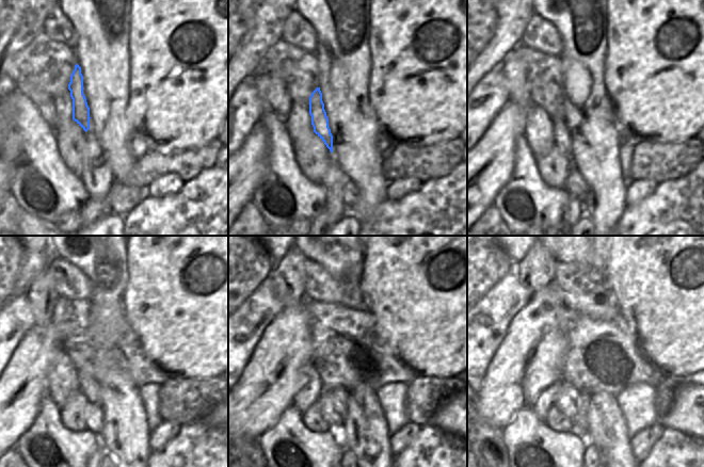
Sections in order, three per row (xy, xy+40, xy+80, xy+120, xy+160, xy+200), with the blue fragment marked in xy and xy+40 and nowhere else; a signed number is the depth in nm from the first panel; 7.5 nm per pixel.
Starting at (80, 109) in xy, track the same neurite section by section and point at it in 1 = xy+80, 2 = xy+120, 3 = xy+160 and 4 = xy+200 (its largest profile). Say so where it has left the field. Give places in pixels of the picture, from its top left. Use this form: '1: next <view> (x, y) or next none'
1: next xy+80 (562, 137)
2: next xy+120 (89, 385)
3: next xy+160 (339, 396)
4: next xy+200 (581, 420)

